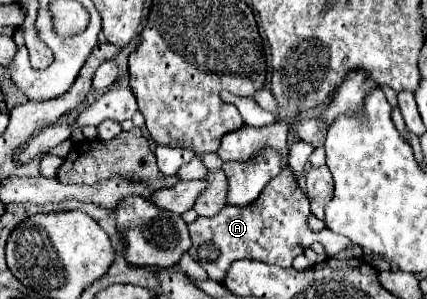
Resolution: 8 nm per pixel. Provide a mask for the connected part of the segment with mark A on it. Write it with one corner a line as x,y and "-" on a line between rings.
285,167
271,183
261,191
255,203
249,203
249,207
233,207
227,205
219,215
215,217
197,217
189,225
191,233
191,257
207,271
209,279
223,281
231,263
237,259
257,259
263,263
273,263
279,267
291,267
291,261
301,255
311,243
319,241
325,247
327,257
337,255
347,245
351,245
349,239
323,229
321,233
313,233
307,227
307,219
311,215
309,199
299,187
299,181
293,179
293,173
289,167

